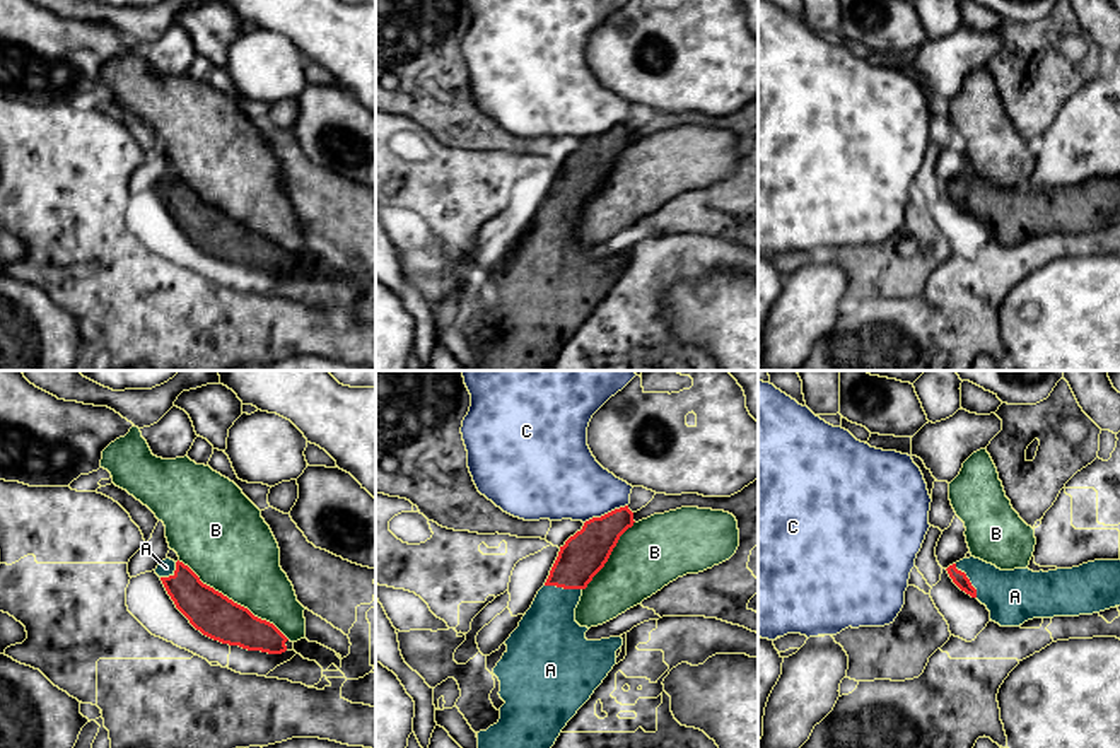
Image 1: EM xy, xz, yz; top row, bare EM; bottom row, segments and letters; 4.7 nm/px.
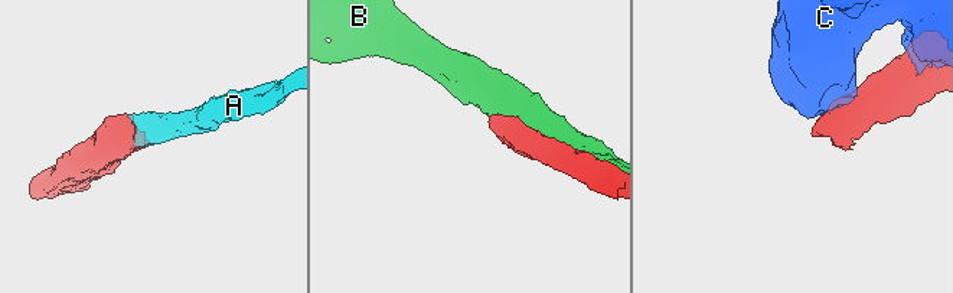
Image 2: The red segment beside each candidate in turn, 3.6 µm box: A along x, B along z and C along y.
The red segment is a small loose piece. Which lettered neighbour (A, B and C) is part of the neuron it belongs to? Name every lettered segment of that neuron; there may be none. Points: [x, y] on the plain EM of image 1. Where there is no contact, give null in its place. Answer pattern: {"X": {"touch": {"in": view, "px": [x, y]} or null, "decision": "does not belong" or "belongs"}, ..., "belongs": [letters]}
{"A": {"touch": {"in": "xz", "px": [564, 205]}, "decision": "belongs"}, "B": {"touch": {"in": "xy", "px": [233, 219]}, "decision": "does not belong"}, "C": {"touch": {"in": "xz", "px": [605, 132]}, "decision": "does not belong"}, "belongs": ["A"]}

